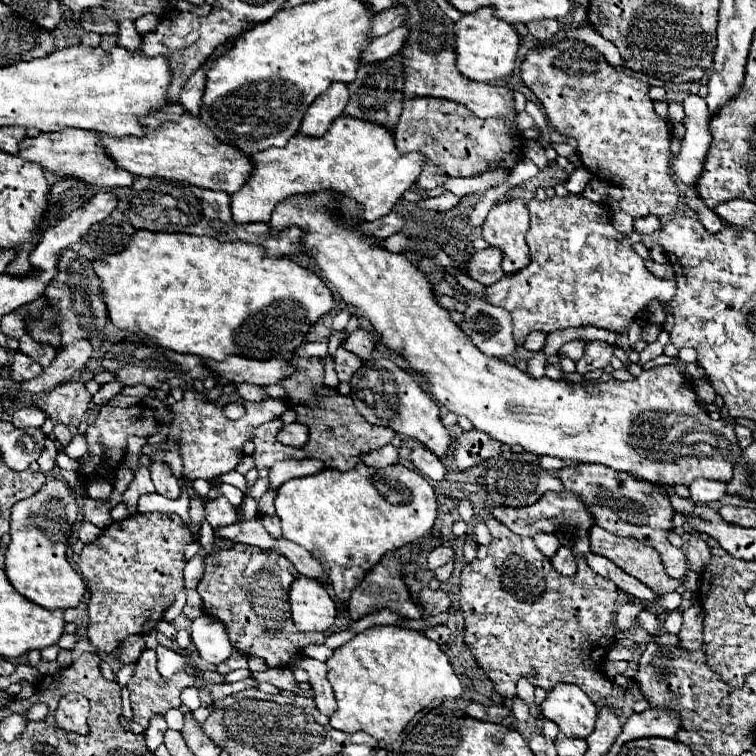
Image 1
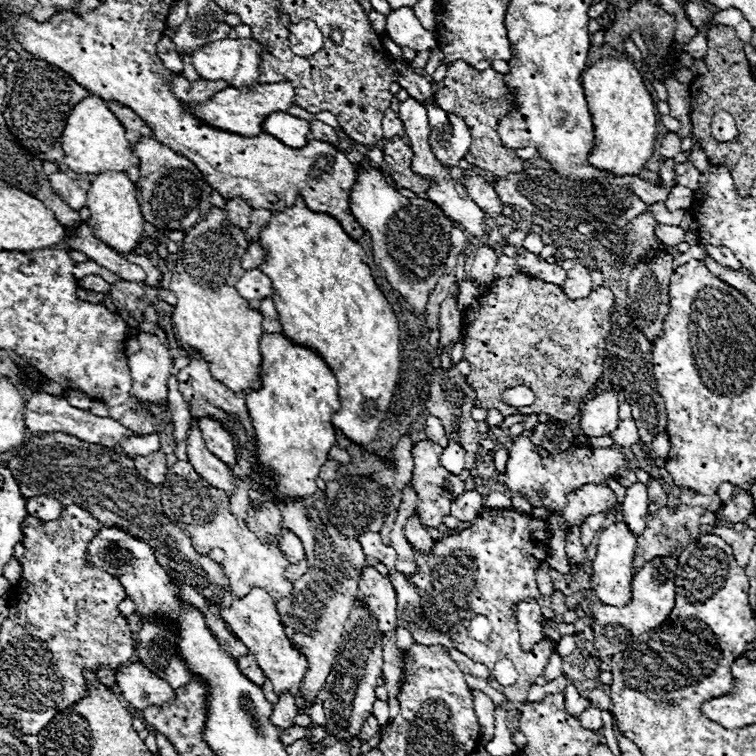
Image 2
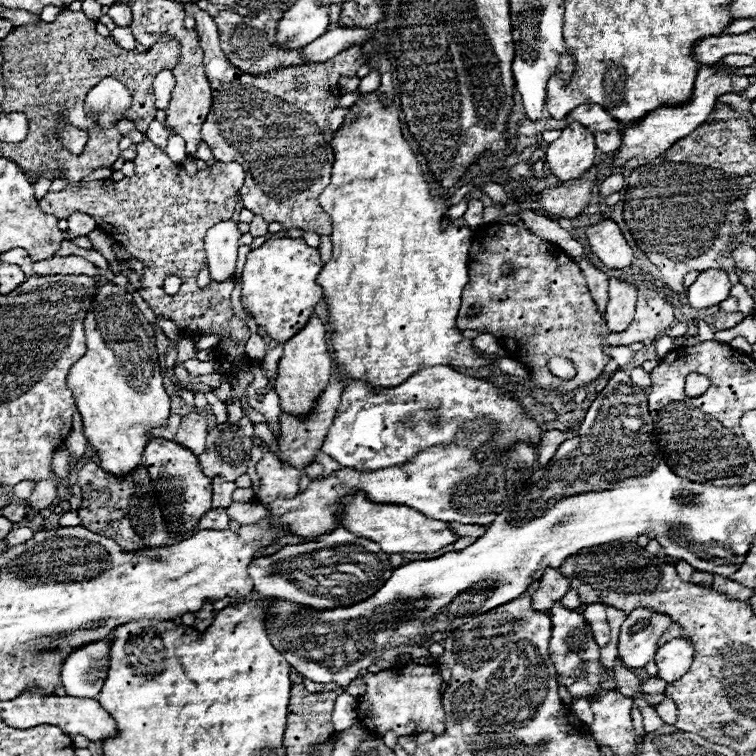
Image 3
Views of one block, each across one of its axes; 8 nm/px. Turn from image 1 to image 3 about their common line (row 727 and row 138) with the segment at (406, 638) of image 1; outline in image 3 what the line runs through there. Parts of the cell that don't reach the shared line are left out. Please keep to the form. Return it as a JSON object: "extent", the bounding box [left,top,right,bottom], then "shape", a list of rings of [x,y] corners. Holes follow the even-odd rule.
{"extent":[318,92,486,386],"shape":[[[372,92],[372,94],[360,94],[358,100],[348,108],[348,118],[344,120],[344,126],[338,128],[334,132],[332,138],[332,150],[334,150],[334,162],[332,162],[332,176],[330,176],[330,184],[324,188],[324,192],[318,196],[320,206],[324,208],[324,212],[332,218],[332,244],[334,244],[334,252],[330,262],[326,262],[318,274],[318,284],[324,288],[324,296],[326,296],[326,304],[328,304],[329,324],[332,326],[332,346],[336,352],[336,362],[340,364],[340,372],[344,376],[350,376],[354,380],[366,380],[372,386],[398,386],[402,384],[408,376],[412,376],[414,372],[426,368],[426,366],[464,366],[464,368],[478,368],[484,366],[486,360],[480,358],[474,348],[472,342],[468,338],[464,338],[460,334],[460,330],[456,328],[456,314],[460,308],[460,294],[464,290],[464,286],[468,284],[468,248],[472,242],[474,232],[466,226],[454,226],[452,222],[444,220],[444,212],[448,208],[450,198],[440,198],[430,194],[432,191],[429,183],[424,180],[422,168],[416,154],[412,152],[408,140],[402,136],[400,130],[400,118],[398,118],[398,108],[396,104],[388,104],[384,106],[384,100]]]}

